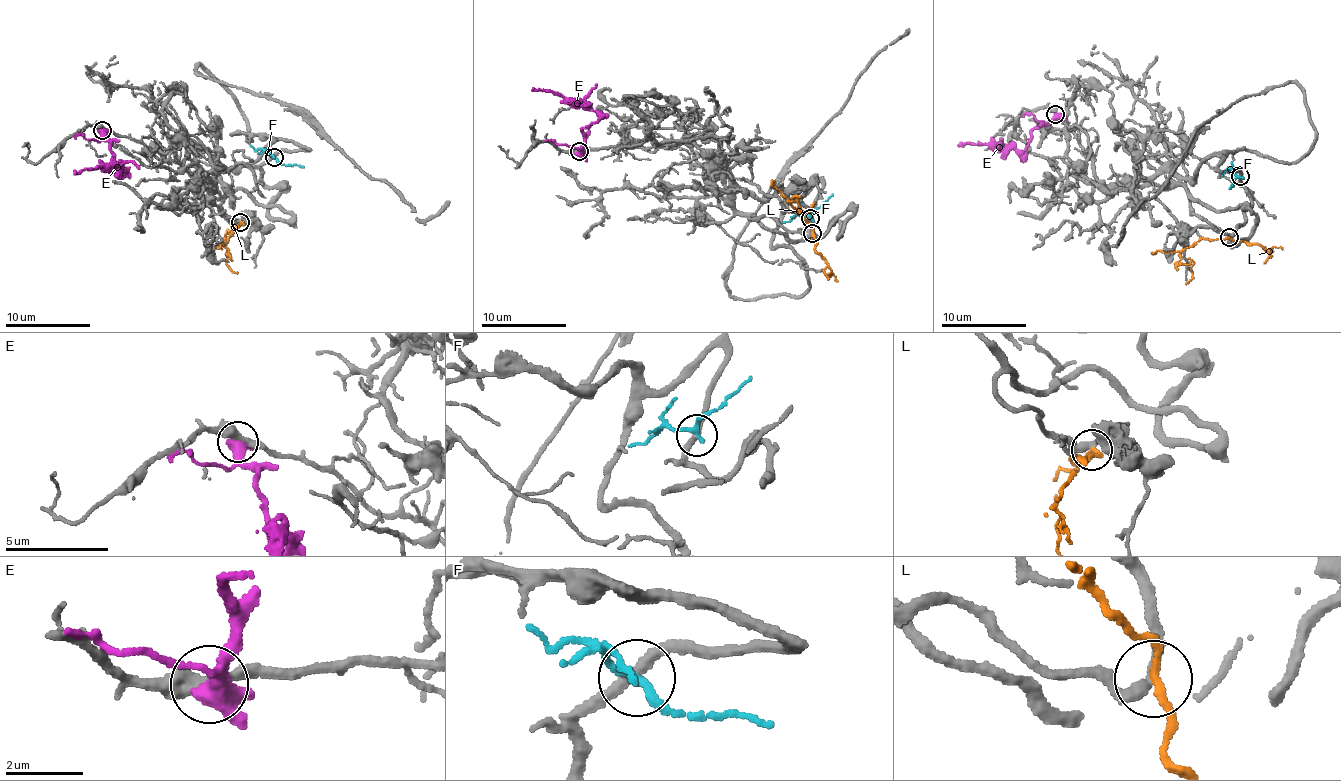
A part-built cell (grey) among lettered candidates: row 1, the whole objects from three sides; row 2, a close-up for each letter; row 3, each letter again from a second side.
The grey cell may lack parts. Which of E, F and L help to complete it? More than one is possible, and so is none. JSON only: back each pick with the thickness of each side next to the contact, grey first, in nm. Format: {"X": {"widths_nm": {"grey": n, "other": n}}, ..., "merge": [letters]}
{"L": {"widths_nm": {"grey": 280, "other": 190}}, "merge": ["L"]}

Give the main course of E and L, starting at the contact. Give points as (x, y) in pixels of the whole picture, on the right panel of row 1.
E: (1056, 114), (1049, 122), (1041, 123), (1032, 131), (1024, 155), (1019, 156), (1012, 149), (957, 144)
L: (1229, 237), (1201, 238), (1180, 254), (1179, 261), (1189, 265), (1193, 275), (1187, 285)

